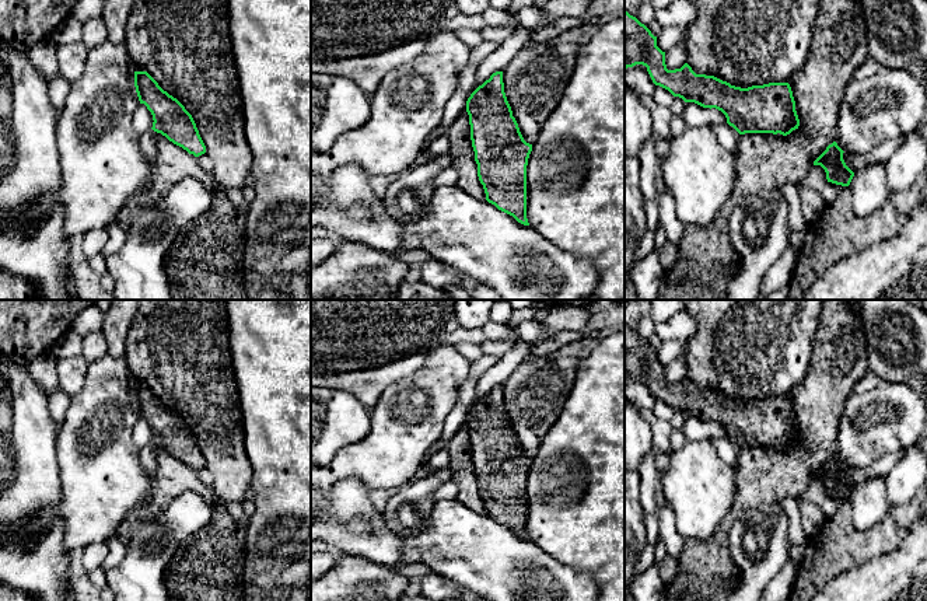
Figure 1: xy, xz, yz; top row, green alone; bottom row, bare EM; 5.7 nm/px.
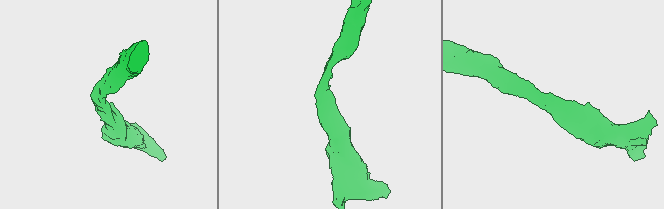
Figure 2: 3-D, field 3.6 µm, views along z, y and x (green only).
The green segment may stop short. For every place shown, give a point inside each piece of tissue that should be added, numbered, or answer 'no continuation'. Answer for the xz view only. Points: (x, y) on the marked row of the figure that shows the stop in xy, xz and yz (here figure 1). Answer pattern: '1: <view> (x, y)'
no continuation

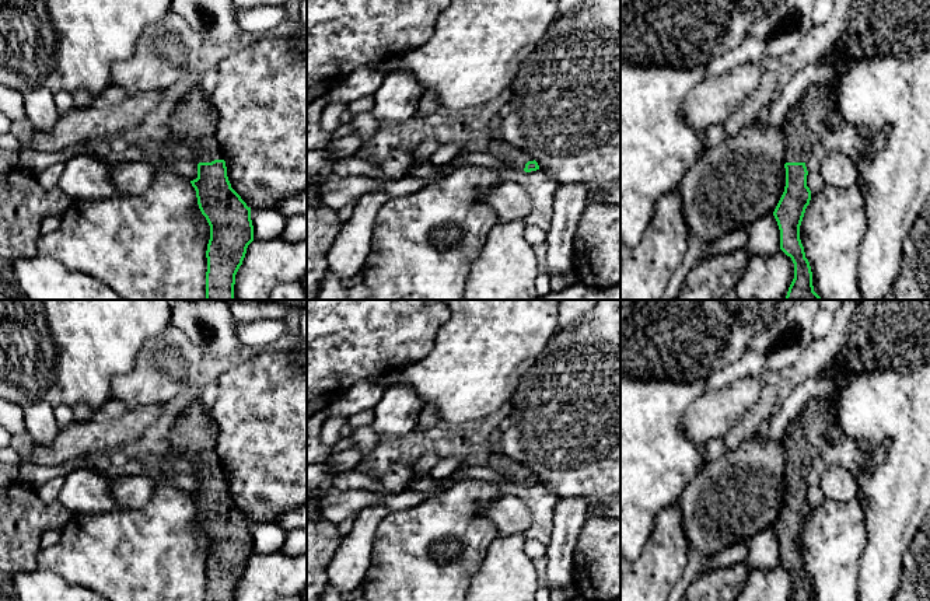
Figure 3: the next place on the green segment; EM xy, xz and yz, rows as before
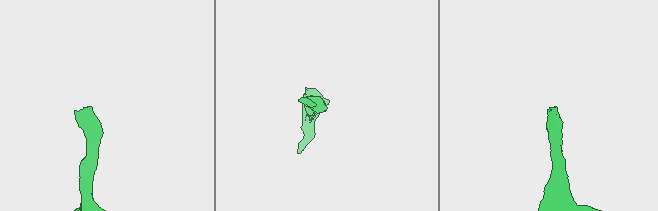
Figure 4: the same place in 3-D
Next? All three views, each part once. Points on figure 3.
1: xy (193, 123)

